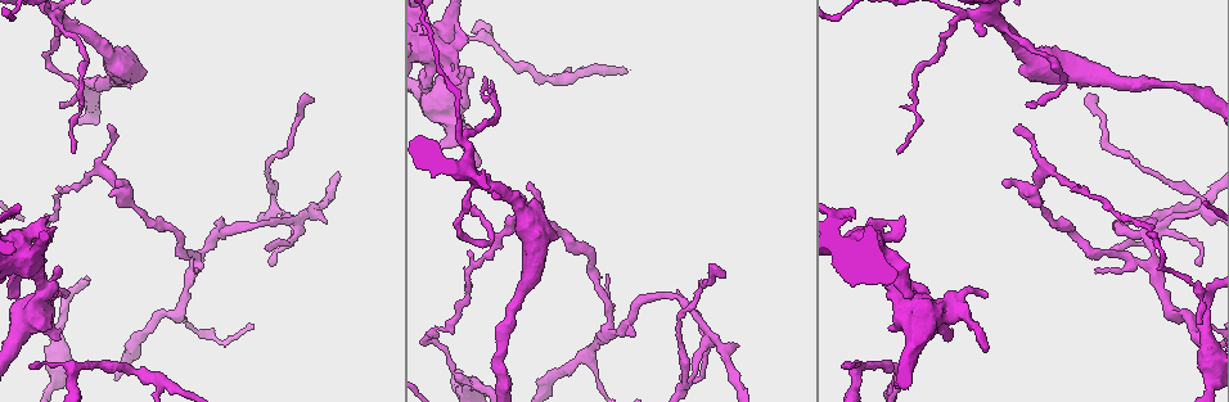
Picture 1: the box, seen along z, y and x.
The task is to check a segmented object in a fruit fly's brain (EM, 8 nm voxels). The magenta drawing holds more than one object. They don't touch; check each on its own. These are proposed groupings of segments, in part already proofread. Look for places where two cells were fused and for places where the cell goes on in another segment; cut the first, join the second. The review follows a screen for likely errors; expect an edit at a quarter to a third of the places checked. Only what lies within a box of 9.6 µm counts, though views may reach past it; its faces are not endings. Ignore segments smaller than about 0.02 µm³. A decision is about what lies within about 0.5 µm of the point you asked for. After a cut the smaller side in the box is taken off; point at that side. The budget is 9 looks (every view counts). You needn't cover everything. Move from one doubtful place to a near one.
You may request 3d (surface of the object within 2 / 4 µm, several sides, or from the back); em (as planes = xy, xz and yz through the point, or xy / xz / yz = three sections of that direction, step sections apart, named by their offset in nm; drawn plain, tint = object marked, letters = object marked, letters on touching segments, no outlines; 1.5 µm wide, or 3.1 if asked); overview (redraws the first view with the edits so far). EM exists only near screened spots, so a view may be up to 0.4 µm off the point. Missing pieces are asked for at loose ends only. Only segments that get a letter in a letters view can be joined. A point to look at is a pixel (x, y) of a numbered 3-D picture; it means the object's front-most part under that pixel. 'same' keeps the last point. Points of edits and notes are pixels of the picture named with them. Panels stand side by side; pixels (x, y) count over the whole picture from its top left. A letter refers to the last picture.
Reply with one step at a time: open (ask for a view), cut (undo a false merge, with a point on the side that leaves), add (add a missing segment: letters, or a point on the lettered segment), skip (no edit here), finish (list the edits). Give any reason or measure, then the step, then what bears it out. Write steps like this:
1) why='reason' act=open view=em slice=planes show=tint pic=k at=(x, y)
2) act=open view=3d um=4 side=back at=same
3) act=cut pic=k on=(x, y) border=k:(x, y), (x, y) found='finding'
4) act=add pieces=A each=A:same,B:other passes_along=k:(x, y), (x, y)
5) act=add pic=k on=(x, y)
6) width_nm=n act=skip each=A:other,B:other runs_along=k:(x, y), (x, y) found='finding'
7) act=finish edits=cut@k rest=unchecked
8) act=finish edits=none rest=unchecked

why='free end' act=open view=3d um=2 pic=1 at=(30, 366)

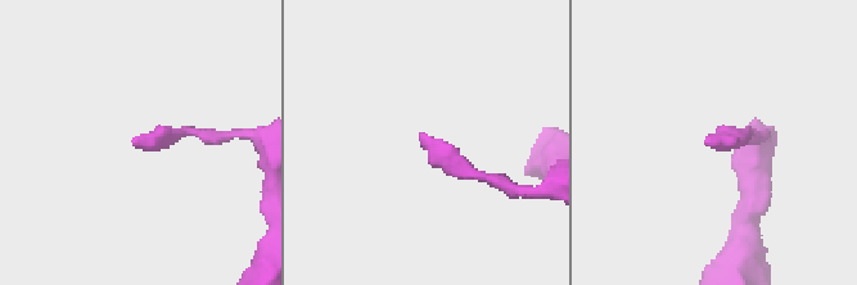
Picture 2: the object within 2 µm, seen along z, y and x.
why='need the tissue' act=open view=em slice=planes show=plain pic=2 at=(704, 140)

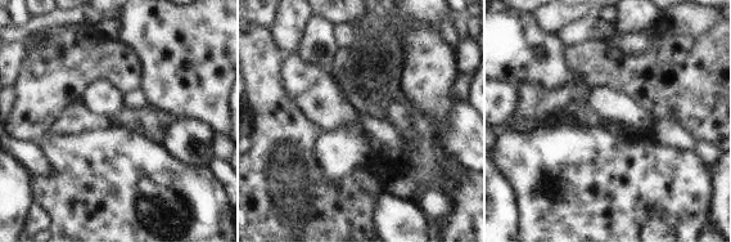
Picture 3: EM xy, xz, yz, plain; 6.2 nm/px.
act=open view=em slice=planes show=letters at=same

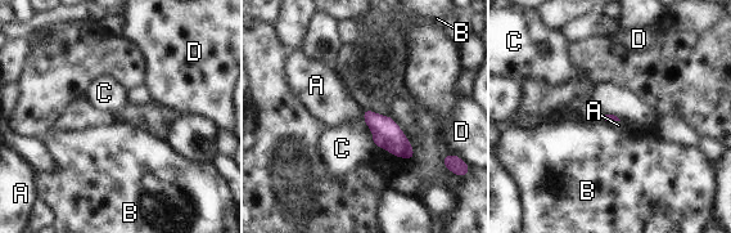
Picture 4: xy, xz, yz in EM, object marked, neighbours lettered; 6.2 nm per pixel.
act=skip each=A:other,B:other,C:other,D:other border=4:(361, 116), (377, 148) found='no lettered segment goes on from it'

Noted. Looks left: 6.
why='branch stops here' act=open view=3d um=2 side=back pic=1 at=(953, 330)

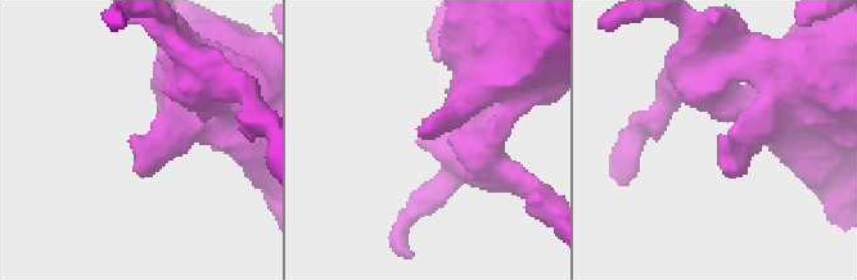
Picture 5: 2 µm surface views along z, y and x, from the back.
why='need the tissue' act=open view=em slice=planes show=letters pic=5 at=(421, 136)

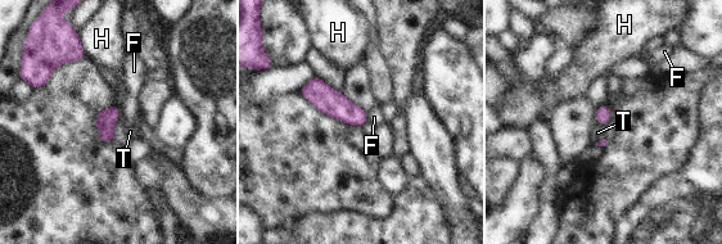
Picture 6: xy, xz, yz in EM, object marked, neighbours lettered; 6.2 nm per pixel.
act=skip each=F:other,H:other,T:other found='none of them fits'

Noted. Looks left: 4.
why='thick turns thin' act=open view=em slice=planes show=letters pic=1 at=(40, 286)

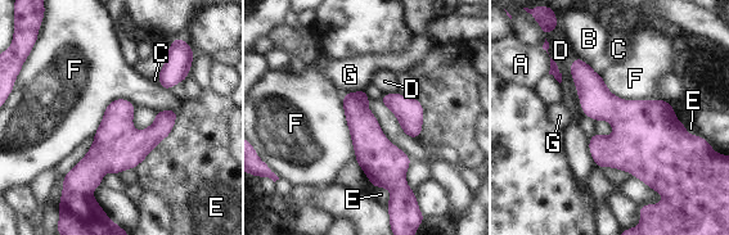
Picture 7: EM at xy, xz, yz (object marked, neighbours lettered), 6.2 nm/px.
width_nm=200 act=skip each=A:other,B:other,C:other,D:other,E:other,F:other,G:other border=7:(342, 94), (342, 109), (356, 159) found='one cell here'

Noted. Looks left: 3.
why='branch stops here' act=open view=em slice=yz step=8 show=letters pic=1 at=(531, 182)

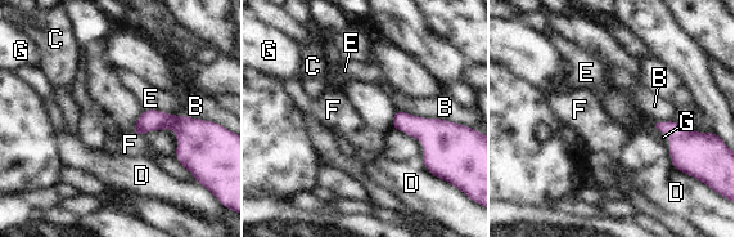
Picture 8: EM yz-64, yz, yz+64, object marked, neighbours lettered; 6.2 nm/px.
why='cut it another way' act=open view=em slice=planes show=letters at=same

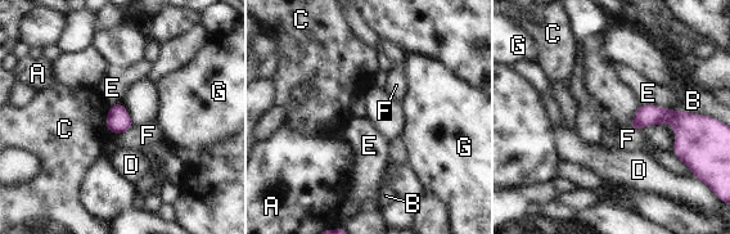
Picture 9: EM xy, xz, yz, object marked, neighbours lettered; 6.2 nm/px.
act=skip each=A:other,B:other,C:other,D:other,E:other,F:other,G:other border=9:(111, 106), (106, 120), (108, 131) found='no lettered segment goes on from it'

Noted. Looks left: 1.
act=finish edits=none rest=unchecked

